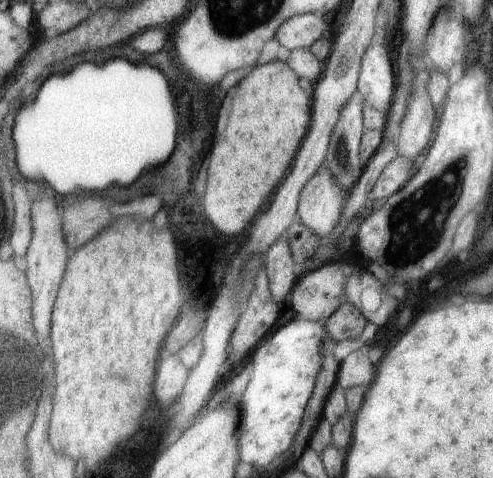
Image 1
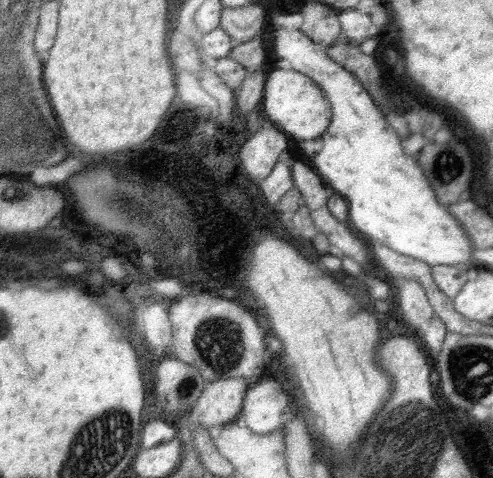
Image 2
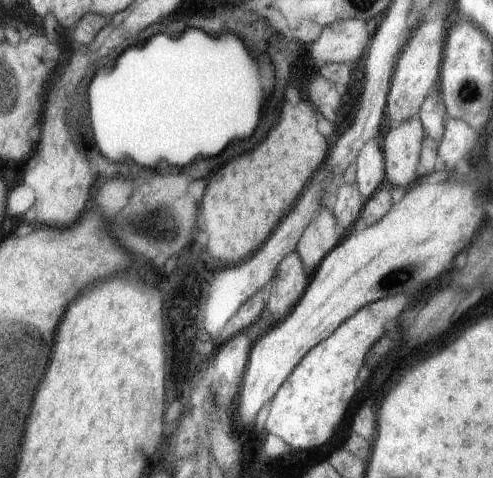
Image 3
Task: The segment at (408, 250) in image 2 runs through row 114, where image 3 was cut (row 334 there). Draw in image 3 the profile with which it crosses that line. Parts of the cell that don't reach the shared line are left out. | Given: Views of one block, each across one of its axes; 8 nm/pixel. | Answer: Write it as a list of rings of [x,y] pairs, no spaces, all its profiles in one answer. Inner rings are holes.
[[[407,294],[367,304],[343,324],[339,324],[339,328],[335,328],[331,336],[313,346],[275,392],[265,422],[267,434],[275,434],[277,438],[281,438],[289,446],[289,450],[305,448],[319,452],[319,446],[327,444],[329,438],[335,434],[349,402],[357,392],[353,380],[357,378],[359,368],[365,364],[367,352],[381,340],[385,324],[389,320],[395,320],[407,304]]]

